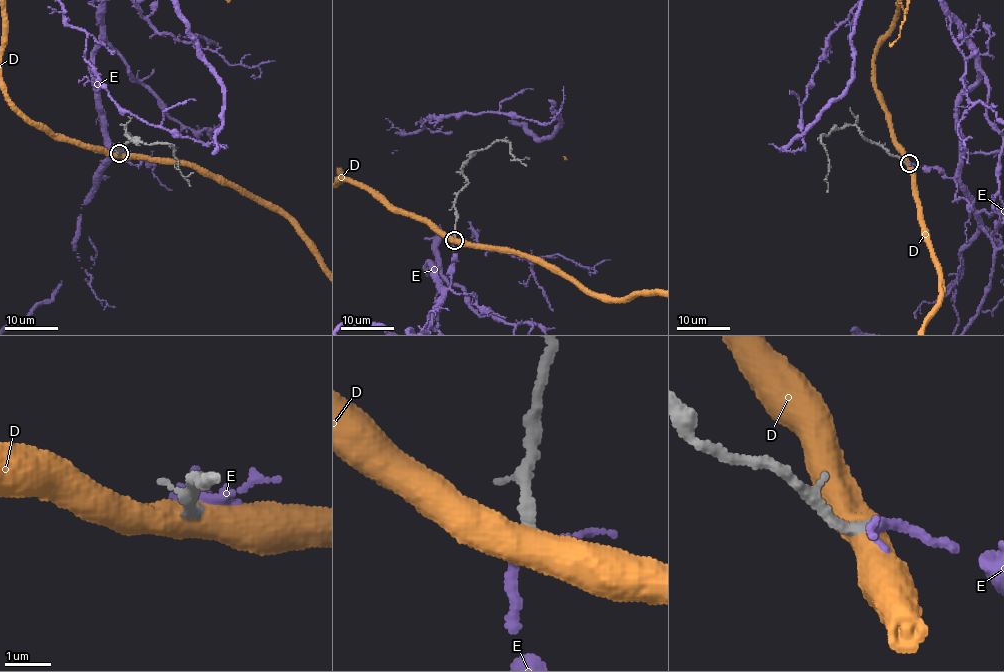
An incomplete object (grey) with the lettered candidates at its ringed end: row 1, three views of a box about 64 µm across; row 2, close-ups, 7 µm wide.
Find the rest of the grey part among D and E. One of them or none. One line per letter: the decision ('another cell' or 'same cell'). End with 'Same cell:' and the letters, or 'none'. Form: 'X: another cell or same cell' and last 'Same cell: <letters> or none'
D: another cell
E: same cell
Same cell: E

